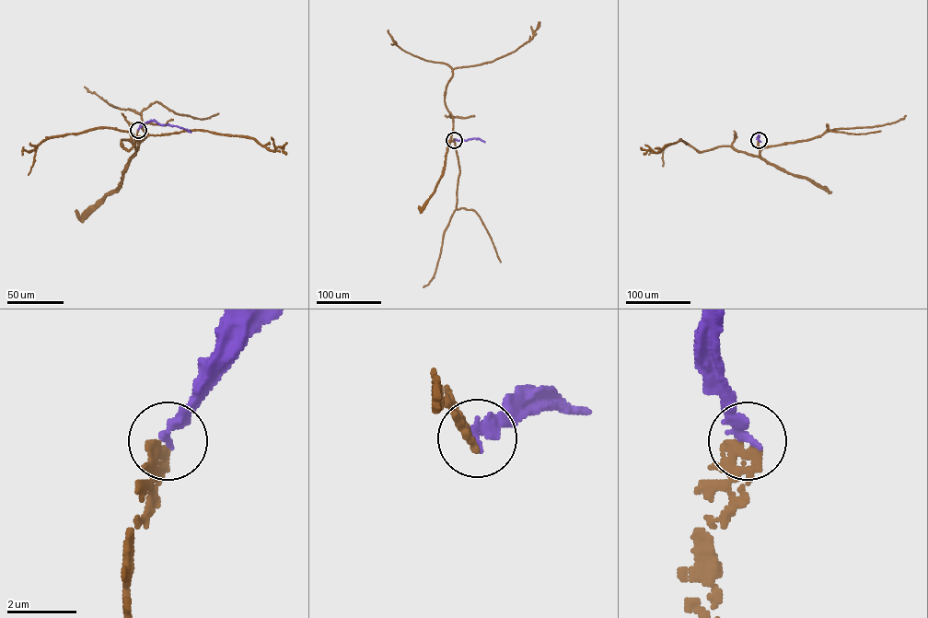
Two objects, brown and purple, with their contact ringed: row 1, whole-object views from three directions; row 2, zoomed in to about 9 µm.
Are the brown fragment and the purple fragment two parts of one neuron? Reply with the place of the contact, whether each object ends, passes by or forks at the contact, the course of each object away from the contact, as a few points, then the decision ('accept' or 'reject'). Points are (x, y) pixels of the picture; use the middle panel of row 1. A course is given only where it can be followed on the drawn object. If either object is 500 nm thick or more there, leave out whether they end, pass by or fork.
at (454, 140); brown passes by; purple ends there; brown runs (454, 140), (450, 141), (453, 117), (445, 100), (453, 70), (492, 62), (514, 52), (532, 38), (539, 22); purple runs (454, 140), (479, 138), (484, 142); accept

